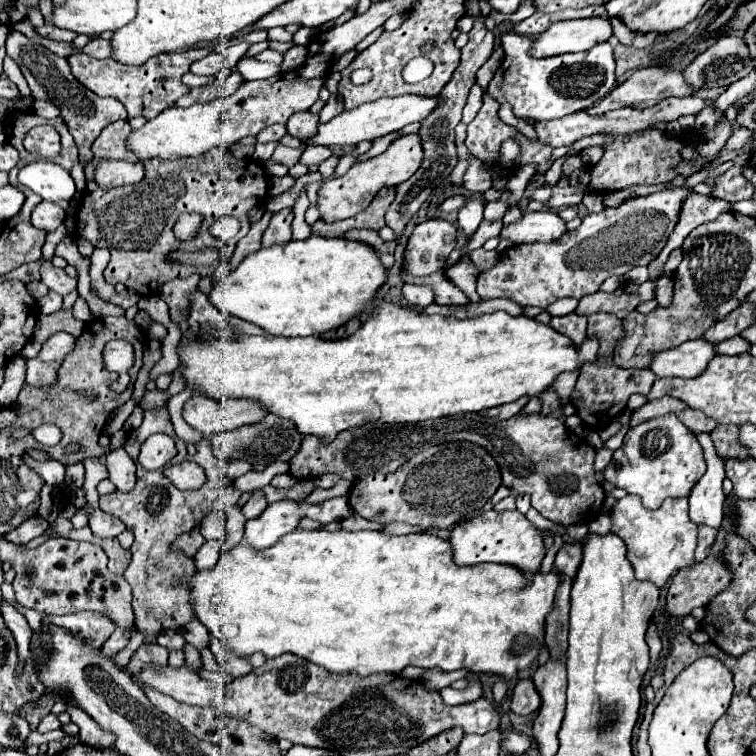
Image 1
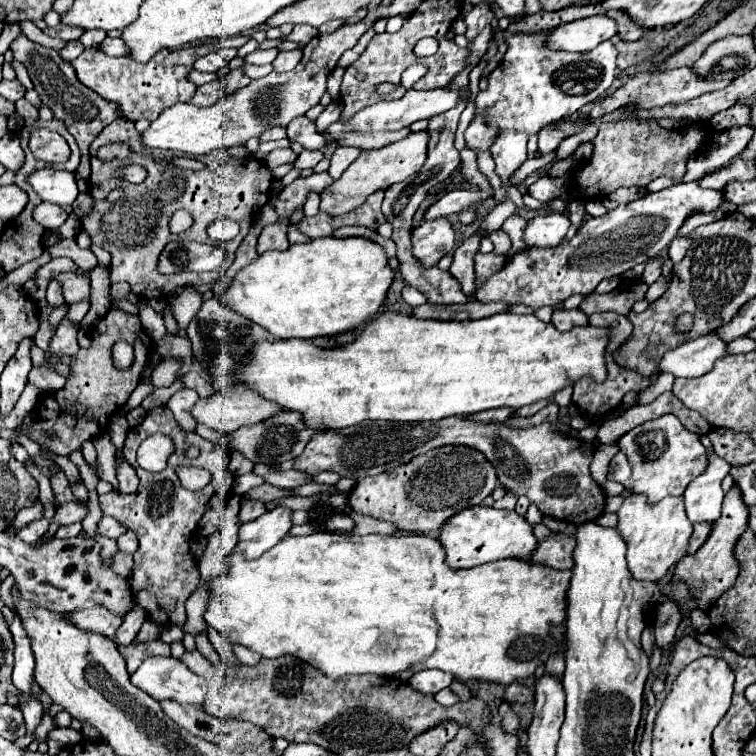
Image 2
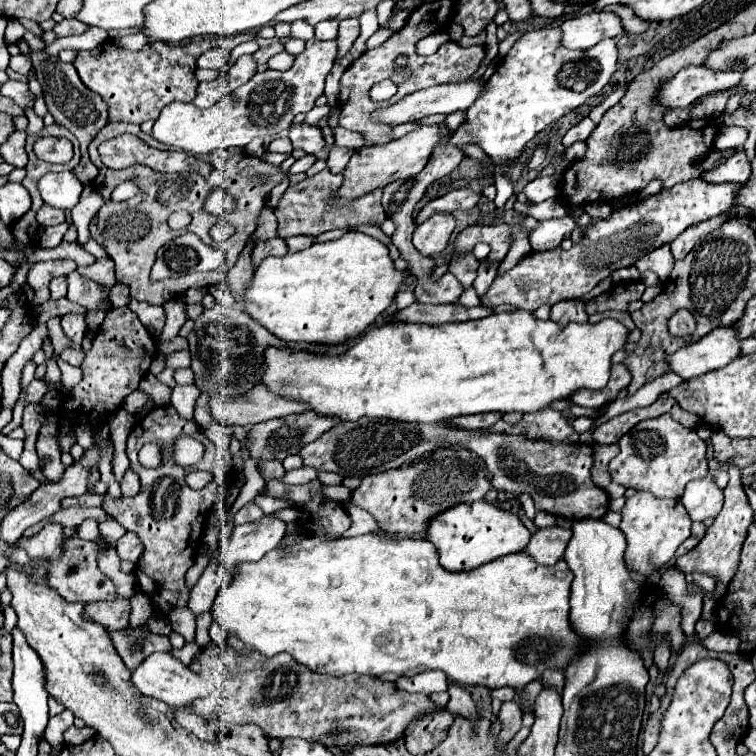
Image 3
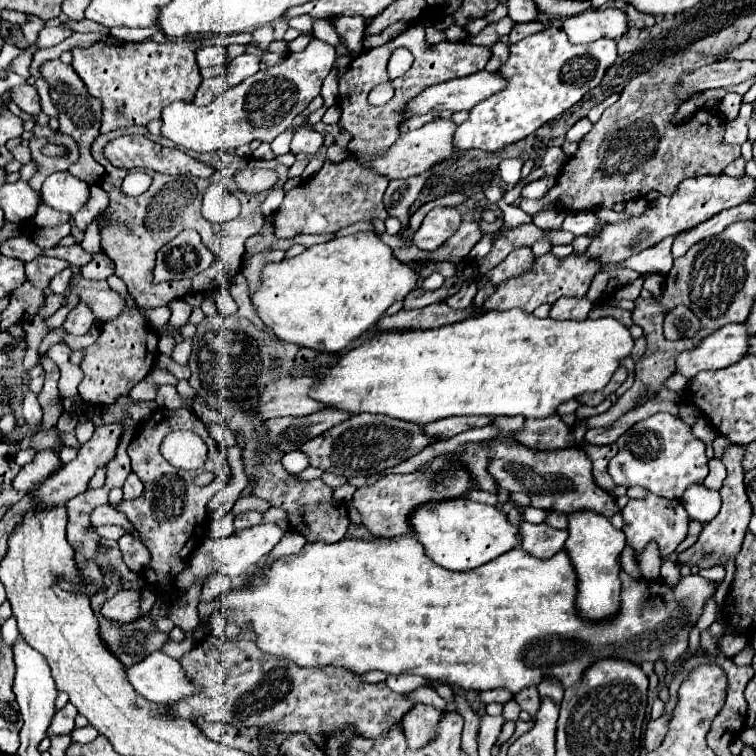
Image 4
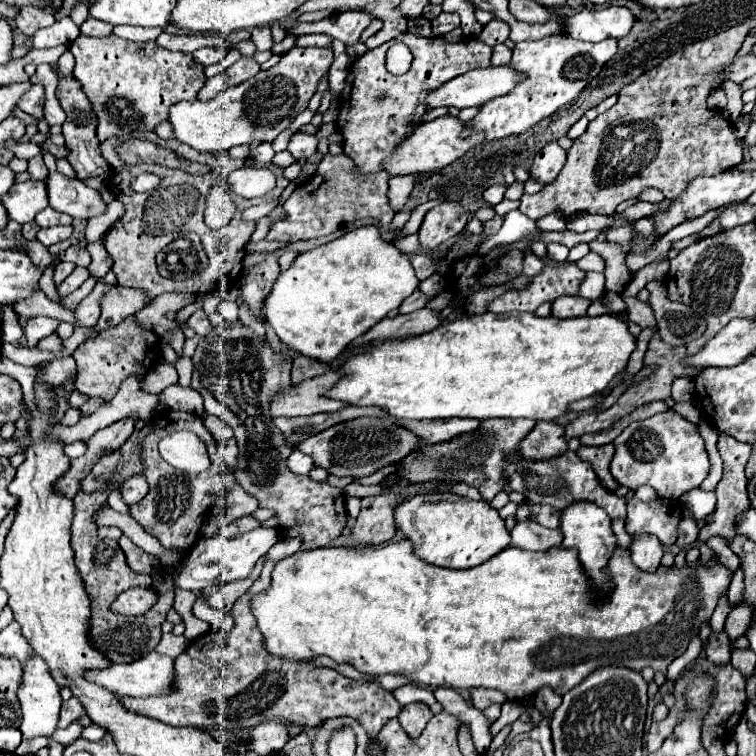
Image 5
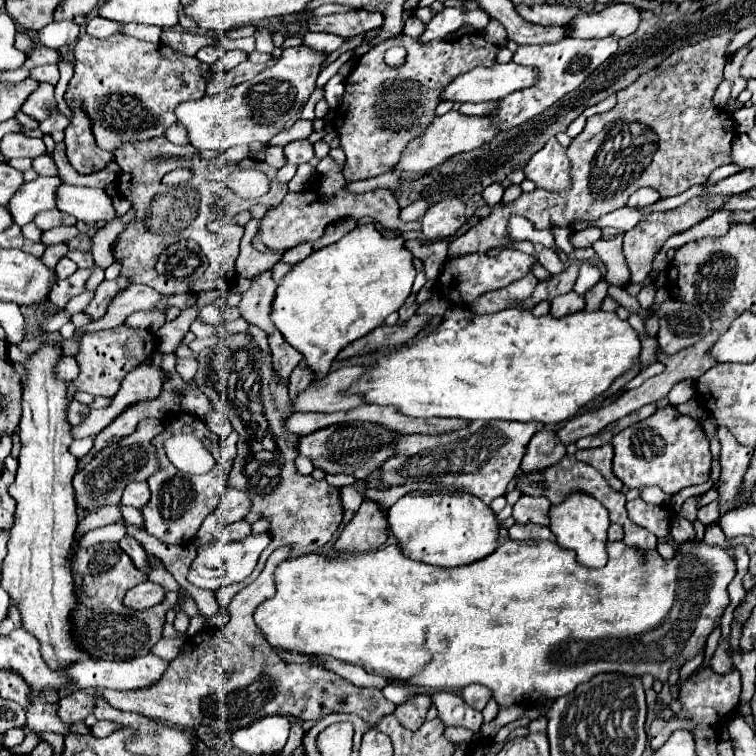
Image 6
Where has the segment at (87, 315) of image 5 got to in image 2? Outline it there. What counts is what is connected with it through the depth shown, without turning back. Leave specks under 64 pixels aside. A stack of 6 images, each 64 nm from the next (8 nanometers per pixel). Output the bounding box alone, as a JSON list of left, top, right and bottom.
[46,318,80,358]

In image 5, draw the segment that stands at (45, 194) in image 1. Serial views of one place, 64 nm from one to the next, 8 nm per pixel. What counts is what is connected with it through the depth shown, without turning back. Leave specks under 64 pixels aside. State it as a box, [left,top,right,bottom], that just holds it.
[43,153,108,220]

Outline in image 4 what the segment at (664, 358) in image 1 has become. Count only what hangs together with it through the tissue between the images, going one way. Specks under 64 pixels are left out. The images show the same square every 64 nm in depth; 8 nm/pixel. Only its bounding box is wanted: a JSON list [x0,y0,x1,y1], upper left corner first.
[676,322,752,380]

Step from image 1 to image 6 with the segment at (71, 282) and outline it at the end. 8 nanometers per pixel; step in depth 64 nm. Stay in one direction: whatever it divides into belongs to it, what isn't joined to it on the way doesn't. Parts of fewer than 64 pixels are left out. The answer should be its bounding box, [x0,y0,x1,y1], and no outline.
[80,284,166,334]

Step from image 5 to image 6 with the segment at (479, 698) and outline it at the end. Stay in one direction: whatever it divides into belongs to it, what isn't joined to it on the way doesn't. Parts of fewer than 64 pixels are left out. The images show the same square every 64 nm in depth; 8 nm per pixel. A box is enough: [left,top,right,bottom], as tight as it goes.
[460,686,492,710]

